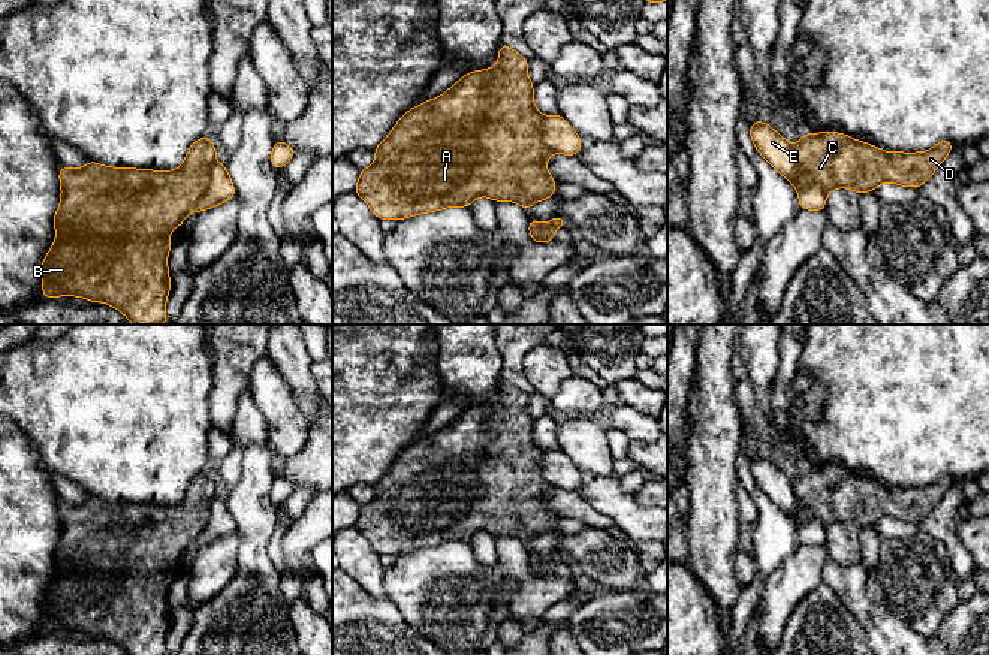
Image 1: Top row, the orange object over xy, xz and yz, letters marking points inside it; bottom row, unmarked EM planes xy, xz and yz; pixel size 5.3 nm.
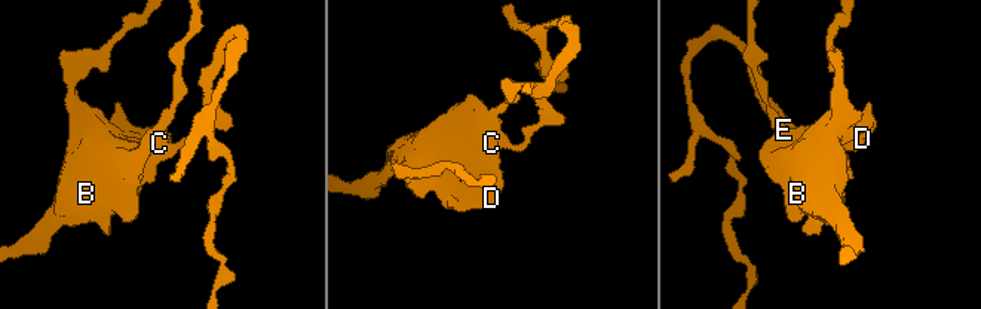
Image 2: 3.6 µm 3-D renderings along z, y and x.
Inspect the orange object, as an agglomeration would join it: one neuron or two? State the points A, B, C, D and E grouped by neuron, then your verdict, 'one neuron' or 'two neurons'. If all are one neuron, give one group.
groups A B C D E; one neuron

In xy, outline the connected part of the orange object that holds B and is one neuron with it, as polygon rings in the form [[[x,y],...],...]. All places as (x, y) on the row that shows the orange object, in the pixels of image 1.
[[[203,136],[190,145],[178,169],[162,173],[151,169],[106,167],[91,160],[81,169],[60,166],[61,202],[54,215],[57,238],[42,260],[42,298],[81,296],[112,305],[133,325],[163,325],[171,289],[166,257],[172,244],[168,233],[183,226],[192,209],[199,214],[232,200],[236,194],[226,166],[217,163],[215,156],[215,145]]]

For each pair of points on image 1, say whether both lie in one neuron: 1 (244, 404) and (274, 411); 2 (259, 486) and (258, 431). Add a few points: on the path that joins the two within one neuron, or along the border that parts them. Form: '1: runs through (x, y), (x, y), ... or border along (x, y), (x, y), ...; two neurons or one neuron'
1: border along (249, 389), (265, 419), (267, 441); two neurons
2: border along (265, 444), (246, 446), (238, 453); two neurons

